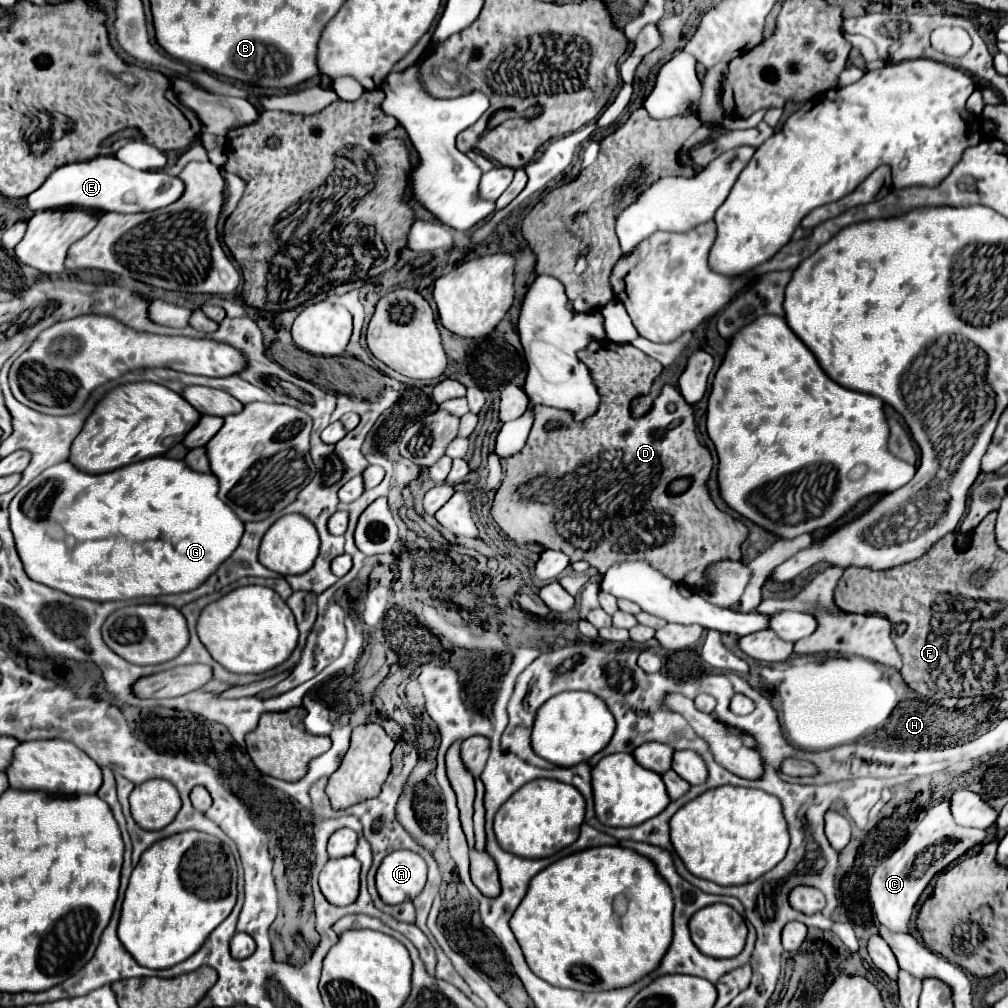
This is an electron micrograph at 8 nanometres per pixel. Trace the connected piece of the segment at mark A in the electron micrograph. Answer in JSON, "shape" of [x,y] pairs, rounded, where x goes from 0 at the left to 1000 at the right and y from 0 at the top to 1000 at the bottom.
{"shape":[[[407,843],[385,847],[373,867],[373,881],[383,897],[411,893],[423,879],[423,855]]]}

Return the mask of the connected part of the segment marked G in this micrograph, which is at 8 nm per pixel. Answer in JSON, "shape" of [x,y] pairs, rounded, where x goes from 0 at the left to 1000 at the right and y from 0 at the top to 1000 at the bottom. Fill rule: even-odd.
{"shape":[[[153,452],[105,470],[85,470],[69,458],[60,458],[46,464],[14,492],[10,498],[10,526],[26,569],[63,589],[107,597],[188,587],[230,552],[242,530],[242,520],[214,490],[212,470],[192,468],[181,456],[165,452]],[[56,494],[60,494],[62,506],[54,510],[58,524],[50,528],[44,518],[52,512]]]}

